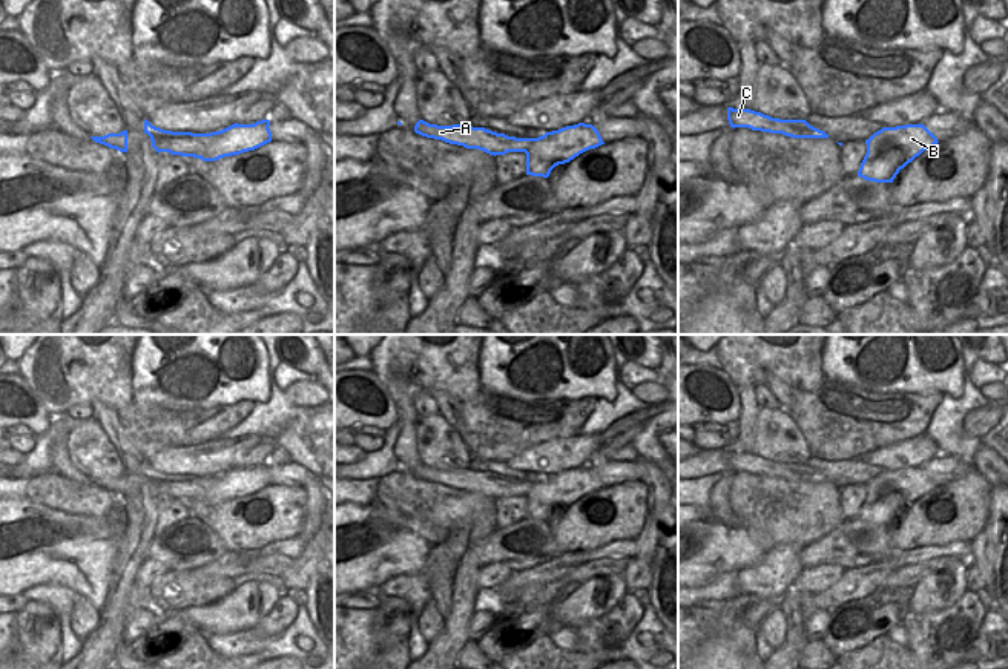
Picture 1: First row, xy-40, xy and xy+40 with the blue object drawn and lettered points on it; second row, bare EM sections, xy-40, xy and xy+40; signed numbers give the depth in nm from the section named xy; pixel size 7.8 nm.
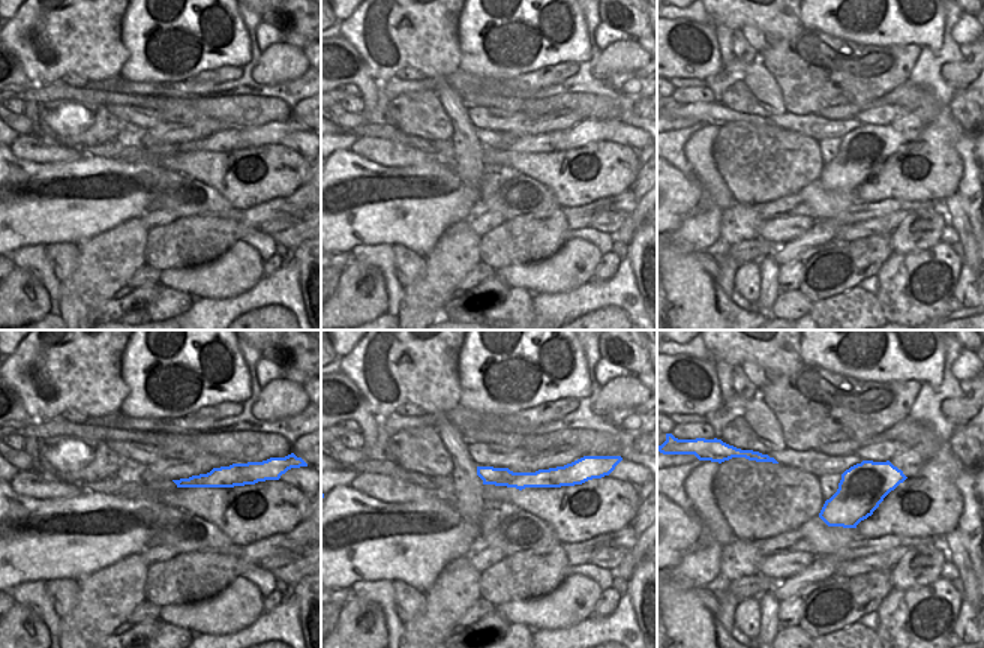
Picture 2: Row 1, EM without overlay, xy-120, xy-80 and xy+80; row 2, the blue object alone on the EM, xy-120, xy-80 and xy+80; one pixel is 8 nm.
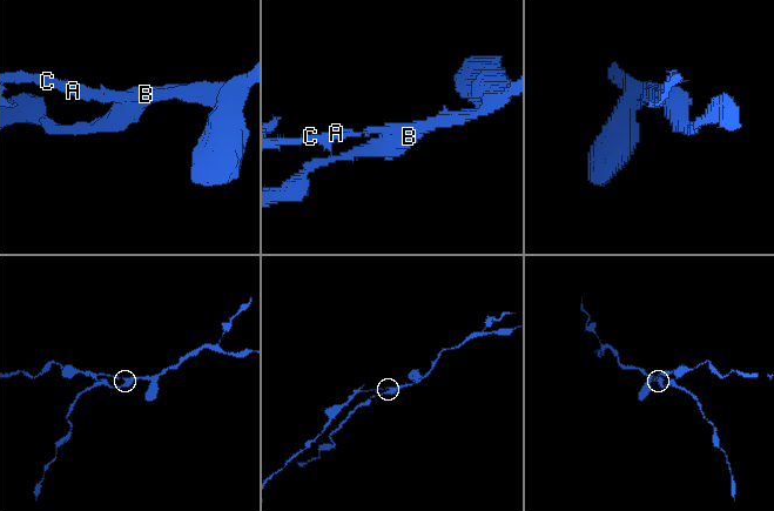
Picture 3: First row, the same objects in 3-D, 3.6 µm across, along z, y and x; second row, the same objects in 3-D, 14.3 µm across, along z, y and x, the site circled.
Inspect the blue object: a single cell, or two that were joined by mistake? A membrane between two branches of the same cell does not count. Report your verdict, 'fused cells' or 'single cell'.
fused cells

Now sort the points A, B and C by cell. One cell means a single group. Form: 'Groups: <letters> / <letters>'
Groups: A C / B.

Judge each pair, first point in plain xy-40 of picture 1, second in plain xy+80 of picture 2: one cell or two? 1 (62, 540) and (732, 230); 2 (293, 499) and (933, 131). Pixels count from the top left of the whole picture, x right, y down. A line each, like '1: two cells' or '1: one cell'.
1: two cells
2: one cell

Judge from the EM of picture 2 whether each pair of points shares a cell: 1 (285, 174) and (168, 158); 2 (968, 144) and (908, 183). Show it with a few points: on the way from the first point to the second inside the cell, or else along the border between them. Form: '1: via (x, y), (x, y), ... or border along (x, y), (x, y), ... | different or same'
1: via (257, 182), (245, 185), (231, 173), (197, 165) | same
2: border along (965, 134), (956, 143), (962, 162), (957, 188) | different

